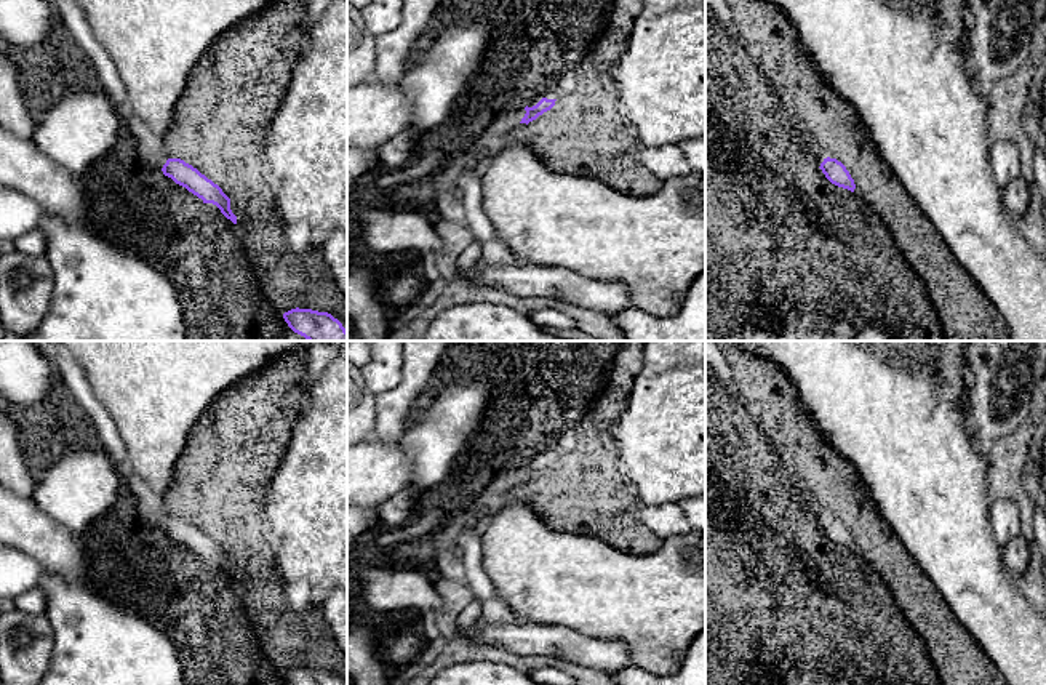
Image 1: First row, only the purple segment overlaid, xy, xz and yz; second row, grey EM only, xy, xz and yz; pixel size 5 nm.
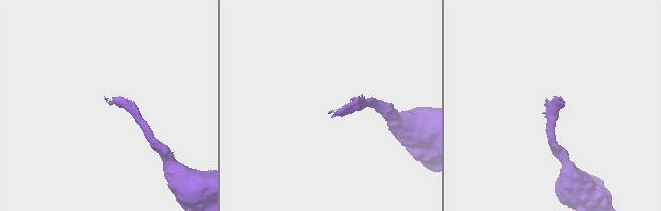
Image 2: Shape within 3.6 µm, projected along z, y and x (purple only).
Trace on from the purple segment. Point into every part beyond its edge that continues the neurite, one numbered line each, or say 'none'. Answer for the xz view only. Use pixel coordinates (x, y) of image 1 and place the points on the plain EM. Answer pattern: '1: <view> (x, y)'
1: xz (483, 508)

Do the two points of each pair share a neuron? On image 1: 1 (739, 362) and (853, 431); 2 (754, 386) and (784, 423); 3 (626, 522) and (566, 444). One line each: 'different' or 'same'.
1: different
2: same
3: same

